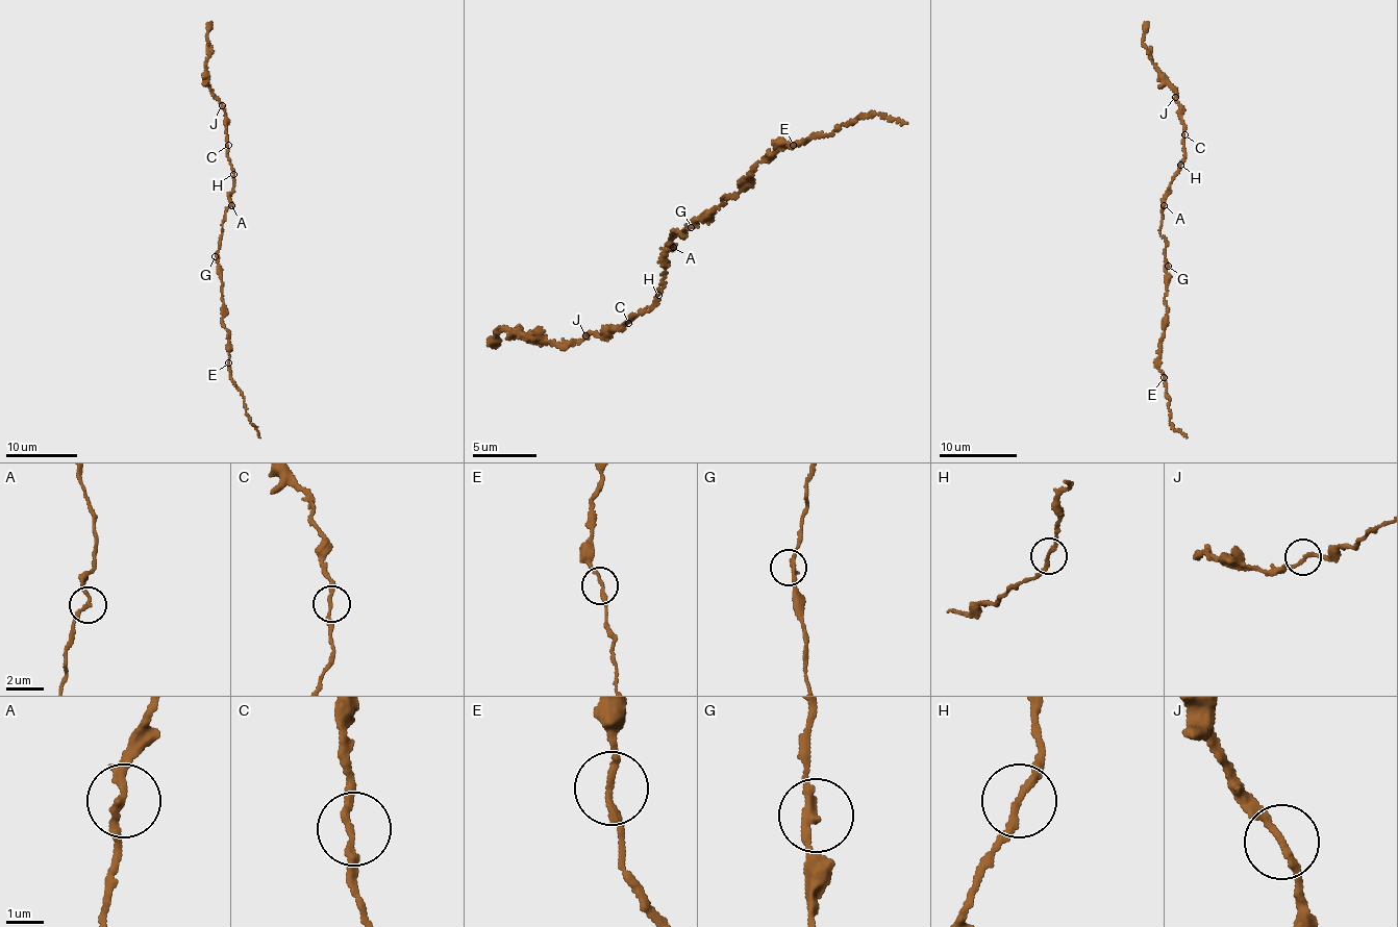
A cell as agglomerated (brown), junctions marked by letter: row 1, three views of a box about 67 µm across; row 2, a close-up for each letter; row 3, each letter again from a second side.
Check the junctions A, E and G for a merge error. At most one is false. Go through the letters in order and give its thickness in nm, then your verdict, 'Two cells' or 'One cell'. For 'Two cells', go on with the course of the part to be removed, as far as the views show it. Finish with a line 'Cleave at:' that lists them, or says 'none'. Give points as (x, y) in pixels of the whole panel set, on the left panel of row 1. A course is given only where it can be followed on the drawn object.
A: Thickness 180 nm. One cell
E: Thickness 180 nm. One cell
G: Thickness 180 nm. One cell
Cleave at: none

